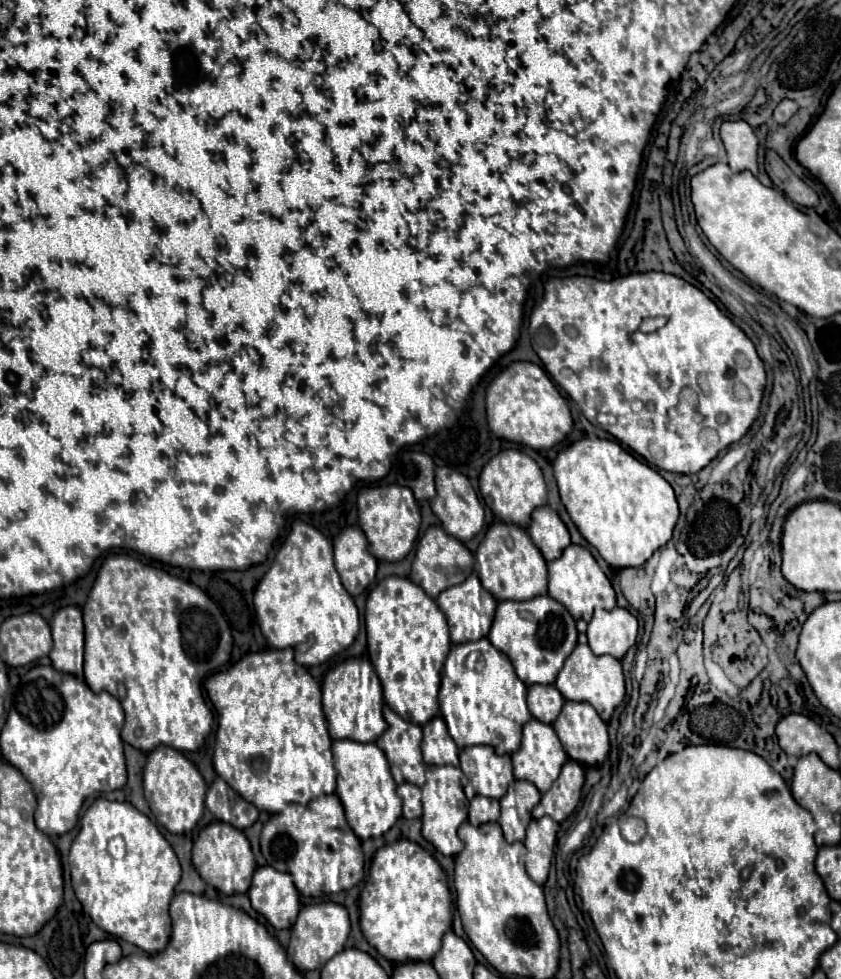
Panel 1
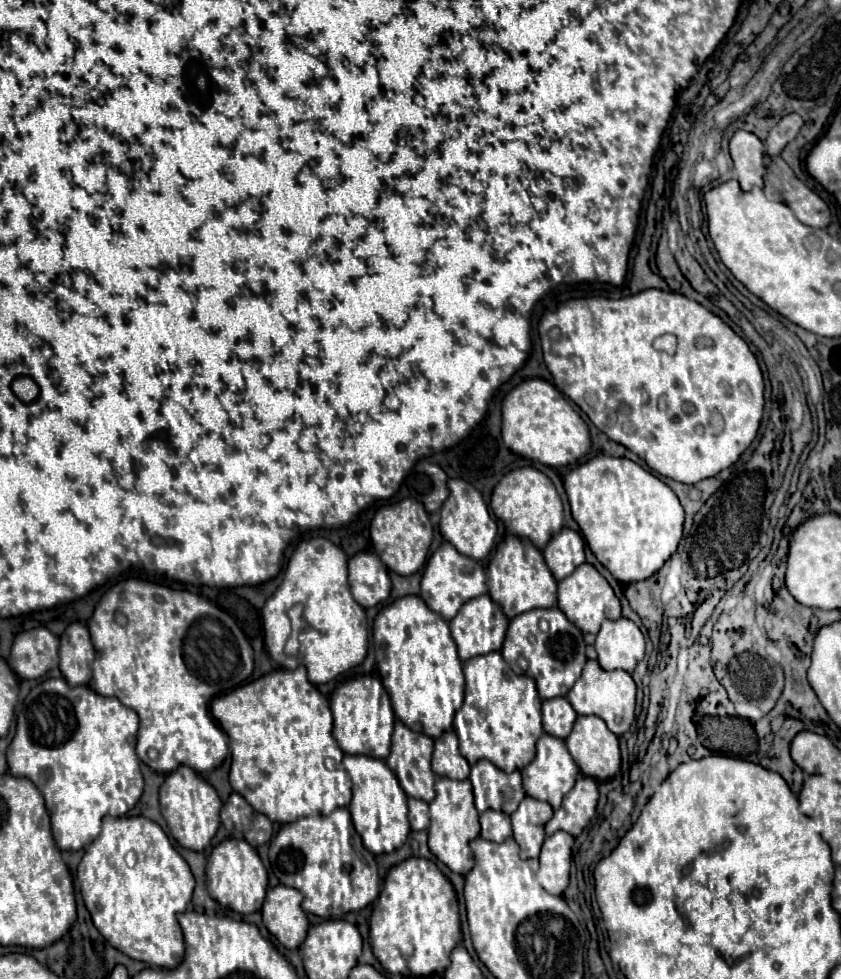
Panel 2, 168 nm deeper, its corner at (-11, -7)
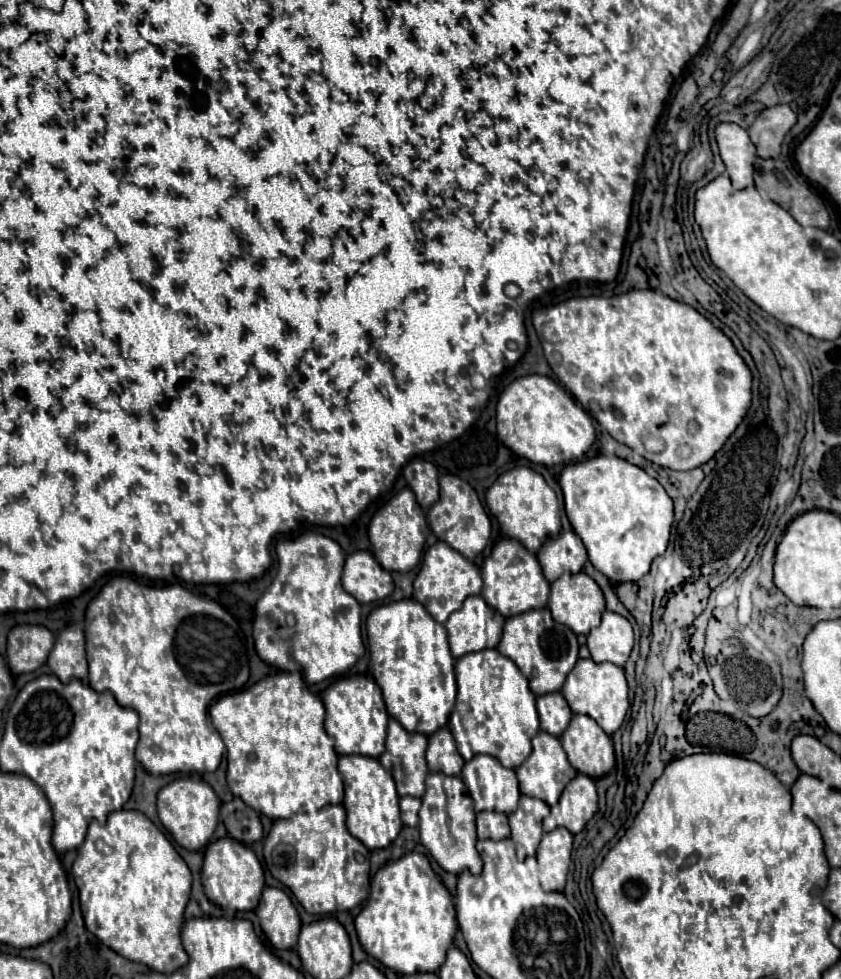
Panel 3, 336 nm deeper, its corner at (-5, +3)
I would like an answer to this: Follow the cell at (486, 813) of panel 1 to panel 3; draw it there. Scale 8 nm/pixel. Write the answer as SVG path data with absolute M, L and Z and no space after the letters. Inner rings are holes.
M480 812L476 816L478 838L480 840L502 840L510 838L510 826L506 822L506 814L500 812Z

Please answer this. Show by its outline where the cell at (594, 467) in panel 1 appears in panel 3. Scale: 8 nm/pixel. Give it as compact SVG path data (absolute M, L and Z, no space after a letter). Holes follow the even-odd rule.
M596 456L566 466L560 474L560 488L572 530L582 538L592 566L612 584L640 580L652 560L664 554L674 506L660 482L642 468L616 456Z

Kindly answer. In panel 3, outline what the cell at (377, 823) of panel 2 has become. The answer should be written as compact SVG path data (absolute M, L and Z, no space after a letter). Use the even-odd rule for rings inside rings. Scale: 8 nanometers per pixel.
M350 754L340 756L338 760L338 772L344 776L344 802L346 808L346 826L354 838L358 838L368 850L386 848L400 832L402 820L400 820L400 806L398 806L398 794L394 780L390 778L390 772L370 756Z

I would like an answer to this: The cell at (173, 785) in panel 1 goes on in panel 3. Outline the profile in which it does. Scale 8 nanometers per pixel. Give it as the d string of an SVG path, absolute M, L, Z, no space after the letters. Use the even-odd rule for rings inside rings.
M176 778L158 792L158 816L178 846L186 850L202 850L212 838L218 824L220 800L202 778Z

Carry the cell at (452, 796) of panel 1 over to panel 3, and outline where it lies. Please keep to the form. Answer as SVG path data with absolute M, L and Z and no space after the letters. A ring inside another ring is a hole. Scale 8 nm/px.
M430 772L426 778L426 794L422 796L418 818L420 842L442 870L450 874L460 874L462 870L470 870L472 874L482 872L482 858L476 852L476 812L472 800L464 794L462 778Z

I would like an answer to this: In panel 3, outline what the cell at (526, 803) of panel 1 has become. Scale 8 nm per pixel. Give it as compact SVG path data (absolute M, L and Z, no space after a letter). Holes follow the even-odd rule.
M522 796L516 812L508 814L510 828L512 828L512 842L516 844L518 856L534 856L536 848L542 840L542 820L550 812L548 804L544 804L538 798L532 796Z

